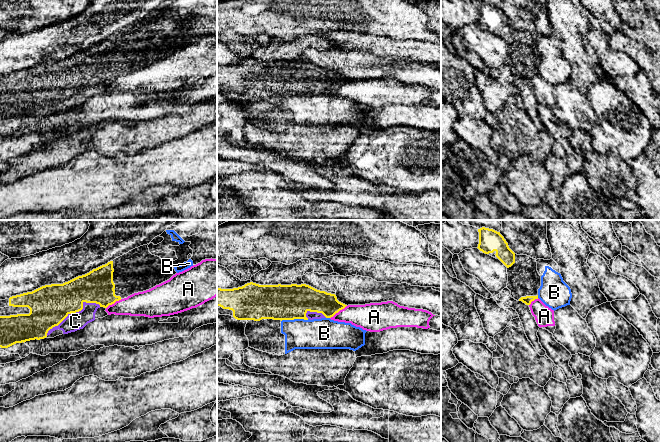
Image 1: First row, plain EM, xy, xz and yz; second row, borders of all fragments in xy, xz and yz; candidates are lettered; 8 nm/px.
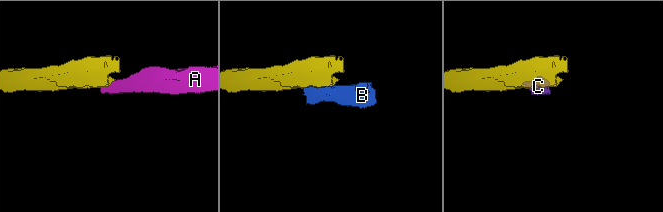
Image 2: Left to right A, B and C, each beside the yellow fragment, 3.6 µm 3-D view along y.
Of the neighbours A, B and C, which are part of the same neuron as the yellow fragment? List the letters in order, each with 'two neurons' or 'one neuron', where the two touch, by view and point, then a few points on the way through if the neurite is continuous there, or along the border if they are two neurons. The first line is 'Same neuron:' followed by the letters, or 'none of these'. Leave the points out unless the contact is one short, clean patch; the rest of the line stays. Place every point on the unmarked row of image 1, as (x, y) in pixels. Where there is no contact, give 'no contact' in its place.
Same neuron: none of these
A: two neurons; contact xz (338, 87); border xz (346, 81), (330, 94)
B: two neurons; contact xz (294, 94)
C: two neurons; contact xy (74, 88)

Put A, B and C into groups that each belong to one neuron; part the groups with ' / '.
A C / B

